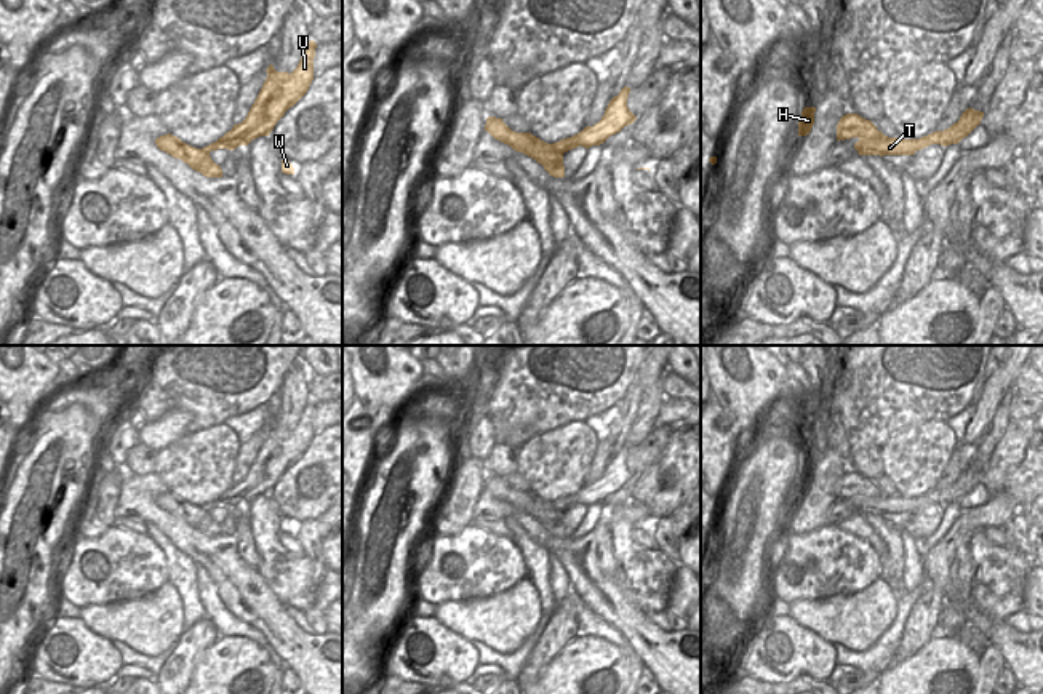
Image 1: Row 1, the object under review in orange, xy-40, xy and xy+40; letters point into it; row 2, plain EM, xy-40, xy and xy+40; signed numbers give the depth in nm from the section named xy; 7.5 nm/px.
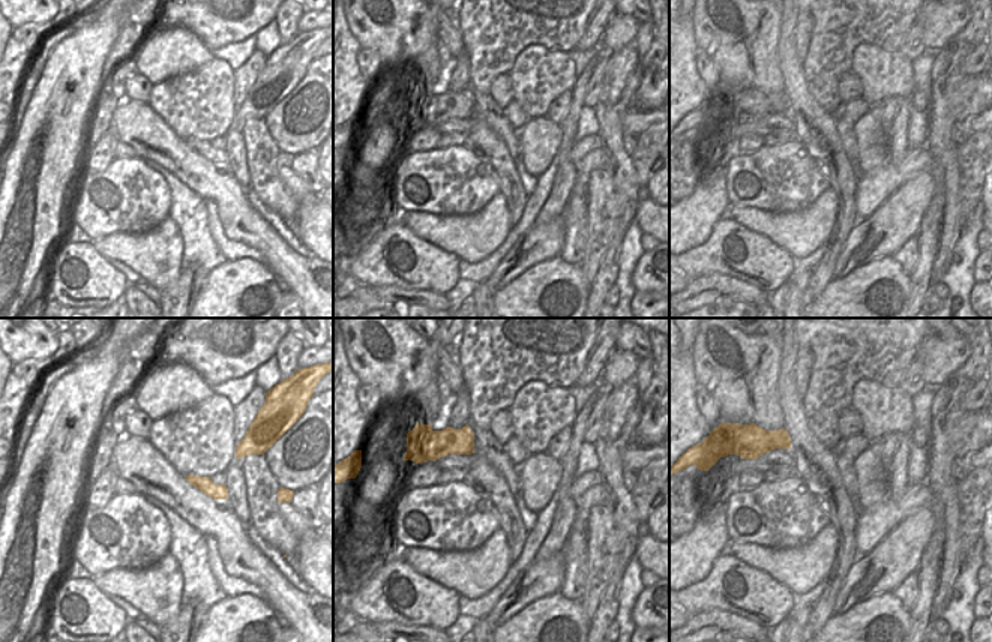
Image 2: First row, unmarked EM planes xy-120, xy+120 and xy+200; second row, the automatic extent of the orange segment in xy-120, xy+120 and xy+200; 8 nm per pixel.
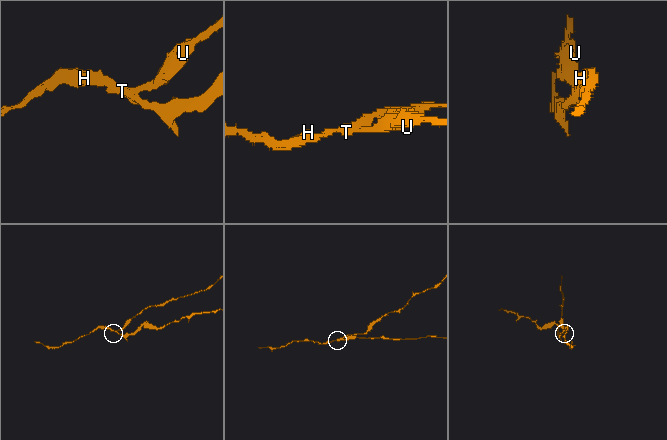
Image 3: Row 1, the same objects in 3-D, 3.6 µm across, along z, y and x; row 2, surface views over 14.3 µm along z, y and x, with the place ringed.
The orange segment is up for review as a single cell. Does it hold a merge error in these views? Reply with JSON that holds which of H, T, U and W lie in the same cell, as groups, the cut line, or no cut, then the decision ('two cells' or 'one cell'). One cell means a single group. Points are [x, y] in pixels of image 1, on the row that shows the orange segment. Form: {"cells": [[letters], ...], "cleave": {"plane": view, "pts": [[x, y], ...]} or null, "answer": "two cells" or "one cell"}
{"cells": [["H", "T", "W"], ["U"]], "cleave": {"plane": "xy", "pts": [[559, 141], [555, 147], [562, 154]]}, "answer": "two cells"}

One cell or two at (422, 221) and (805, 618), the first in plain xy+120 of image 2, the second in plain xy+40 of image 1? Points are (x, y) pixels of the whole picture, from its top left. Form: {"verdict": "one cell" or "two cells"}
{"verdict": "one cell"}

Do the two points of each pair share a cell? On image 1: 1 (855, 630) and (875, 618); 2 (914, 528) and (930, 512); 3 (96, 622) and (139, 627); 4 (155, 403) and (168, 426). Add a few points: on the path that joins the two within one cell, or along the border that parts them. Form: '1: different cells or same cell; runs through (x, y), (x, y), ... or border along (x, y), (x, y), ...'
1: same cell; runs through (859, 626), (871, 618)
2: same cell; runs through (917, 525), (927, 515)
3: same cell; runs through (107, 622), (128, 622)
4: different cells; border along (192, 414), (171, 408), (146, 424)

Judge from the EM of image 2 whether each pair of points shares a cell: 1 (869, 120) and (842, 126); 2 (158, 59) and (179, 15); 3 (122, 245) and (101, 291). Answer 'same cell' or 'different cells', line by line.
1: different cells
2: different cells
3: different cells

